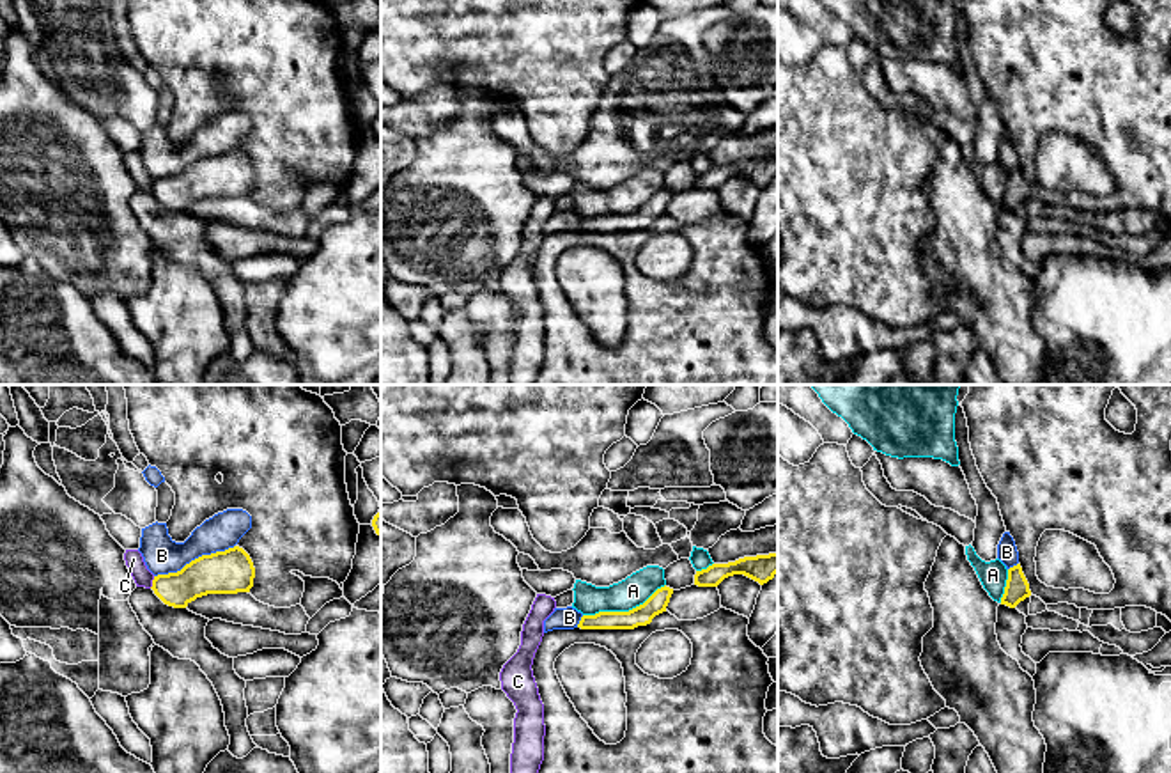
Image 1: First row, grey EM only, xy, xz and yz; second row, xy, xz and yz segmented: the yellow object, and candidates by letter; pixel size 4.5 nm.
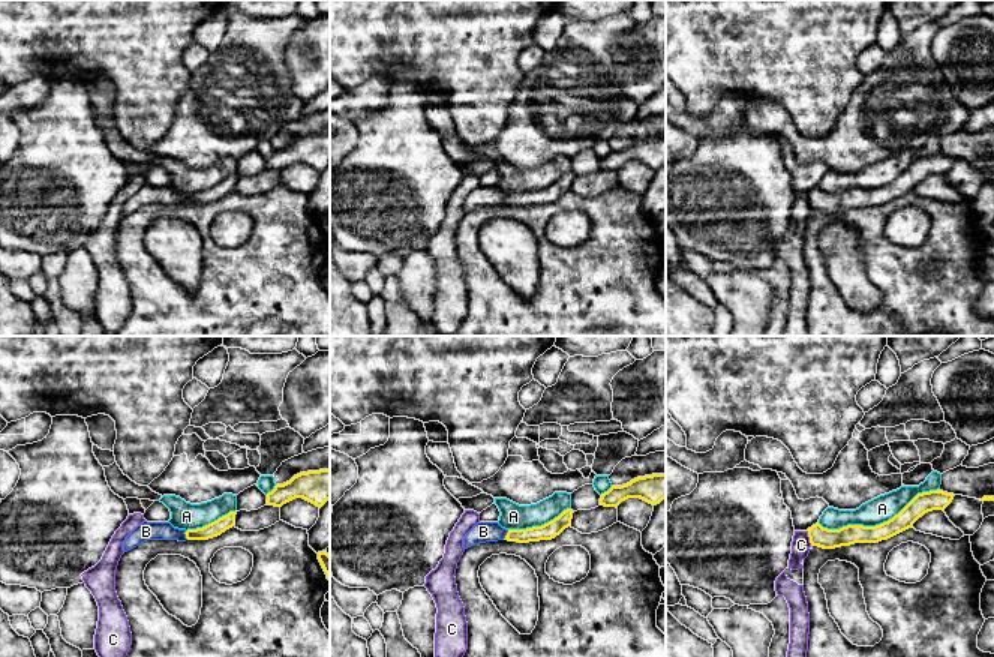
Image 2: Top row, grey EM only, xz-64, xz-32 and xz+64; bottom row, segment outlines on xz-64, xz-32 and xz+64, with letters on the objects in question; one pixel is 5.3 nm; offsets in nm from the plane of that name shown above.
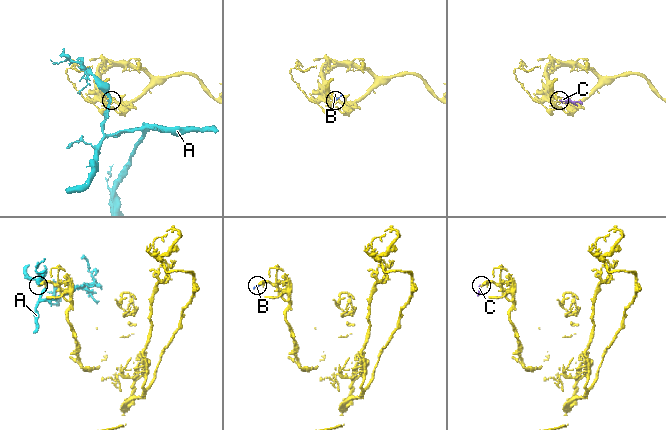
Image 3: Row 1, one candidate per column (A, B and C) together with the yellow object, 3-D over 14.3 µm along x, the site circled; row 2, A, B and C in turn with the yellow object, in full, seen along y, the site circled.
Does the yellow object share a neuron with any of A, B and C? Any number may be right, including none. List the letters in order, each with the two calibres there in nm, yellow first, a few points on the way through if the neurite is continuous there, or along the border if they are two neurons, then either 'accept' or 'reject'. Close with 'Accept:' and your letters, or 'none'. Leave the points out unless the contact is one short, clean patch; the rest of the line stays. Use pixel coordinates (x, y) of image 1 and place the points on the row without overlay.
A: 90/140 nm | reject
B: 200/170 nm | along xy (234, 148), (202, 156), (176, 174), (155, 179) | reject
C: 180/90 nm | along xy (155, 179), (149, 190) | reject
Accept: none

